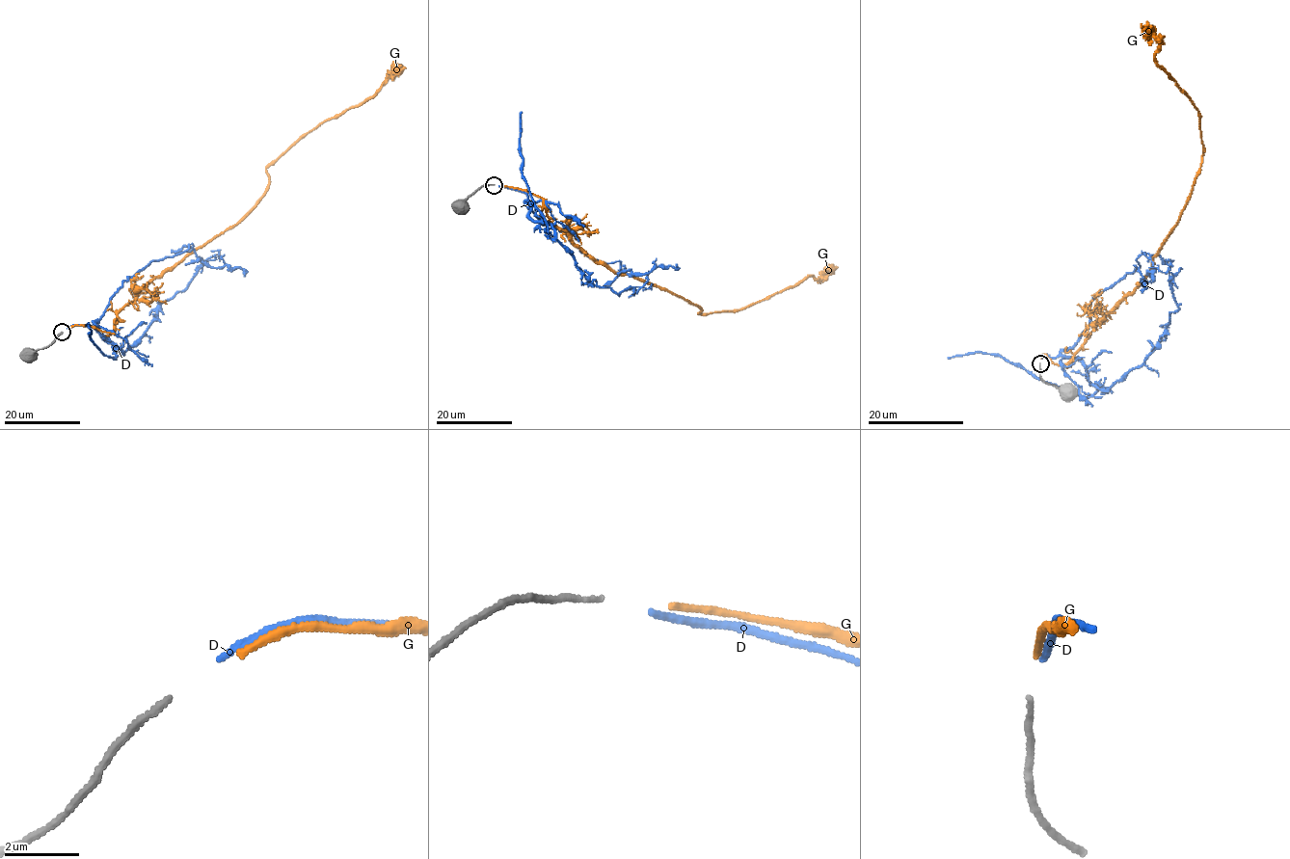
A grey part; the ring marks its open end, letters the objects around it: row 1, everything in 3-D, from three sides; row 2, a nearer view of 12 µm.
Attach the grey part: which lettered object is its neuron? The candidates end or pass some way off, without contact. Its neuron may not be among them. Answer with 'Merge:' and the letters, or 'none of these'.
Merge: G

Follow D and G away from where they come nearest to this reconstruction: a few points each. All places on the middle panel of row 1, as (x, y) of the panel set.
D: (498, 185), (523, 191), (542, 225), (551, 223), (601, 262), (619, 261), (628, 275), (676, 265)
G: (500, 185), (540, 196), (549, 221), (598, 262), (679, 295), (696, 306), (698, 313), (738, 311), (838, 267)

